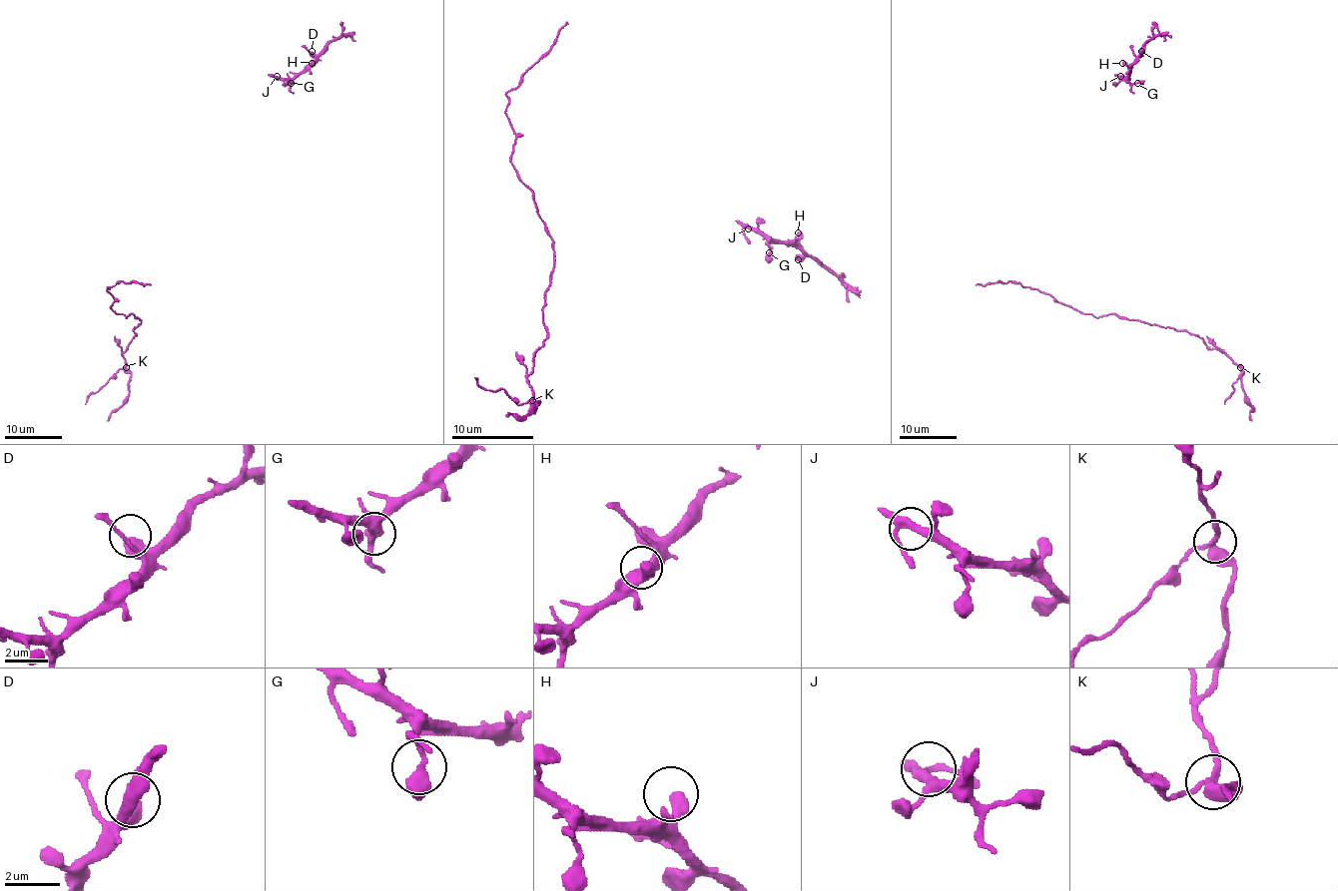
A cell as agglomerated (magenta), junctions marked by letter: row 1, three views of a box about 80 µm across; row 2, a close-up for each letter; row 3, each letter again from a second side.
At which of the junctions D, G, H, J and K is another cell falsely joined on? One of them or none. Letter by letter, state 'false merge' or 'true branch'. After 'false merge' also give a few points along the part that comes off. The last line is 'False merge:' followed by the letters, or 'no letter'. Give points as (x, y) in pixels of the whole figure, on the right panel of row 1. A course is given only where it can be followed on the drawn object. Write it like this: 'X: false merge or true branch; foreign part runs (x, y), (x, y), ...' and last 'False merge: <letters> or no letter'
D: true branch
G: true branch
H: true branch
J: true branch
K: false merge; foreign part runs (1240, 367), (1186, 331), (1114, 314), (1094, 317), (1010, 281), (975, 285)
False merge: K

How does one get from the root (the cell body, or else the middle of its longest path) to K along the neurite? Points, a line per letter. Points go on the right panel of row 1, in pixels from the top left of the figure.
K: (998, 281), (1039, 289), (1095, 317), (1114, 314), (1186, 329), (1197, 334), (1207, 347), (1227, 354), (1240, 367)

